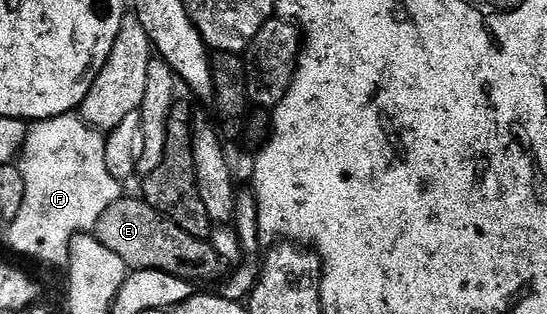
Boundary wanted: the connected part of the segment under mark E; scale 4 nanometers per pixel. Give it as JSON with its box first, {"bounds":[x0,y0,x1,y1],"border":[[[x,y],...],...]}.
{"bounds":[95,196,222,284],"border":[[[123,196],[118,202],[111,204],[111,208],[107,208],[103,216],[99,216],[95,237],[104,246],[111,248],[111,252],[115,252],[115,256],[119,256],[119,260],[123,260],[130,271],[161,269],[196,284],[222,277],[221,258],[212,246],[212,241],[191,236],[191,232],[183,232],[179,224],[159,214],[141,196]]]}

